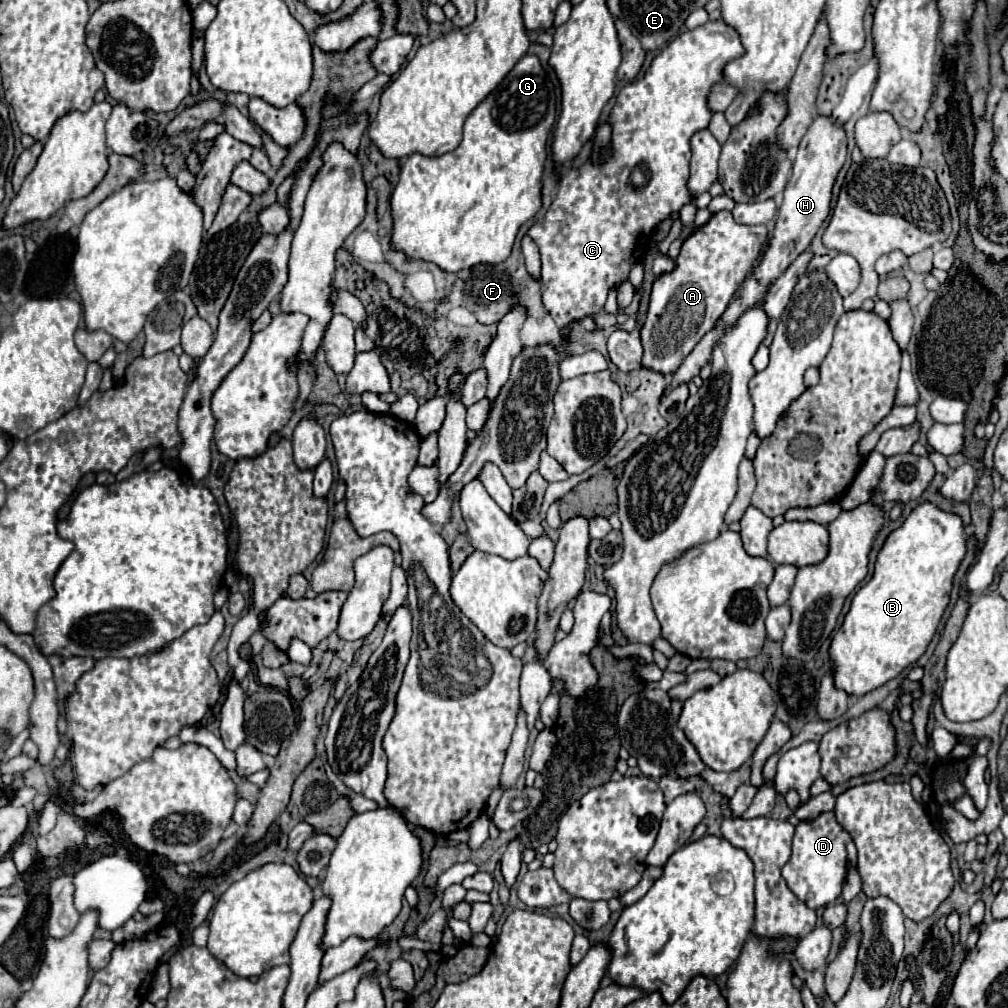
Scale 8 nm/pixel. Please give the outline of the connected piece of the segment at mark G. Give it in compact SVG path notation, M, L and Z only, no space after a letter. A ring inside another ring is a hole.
M524 55L516 67L504 77L504 81L468 115L466 123L464 123L464 139L462 143L458 145L456 151L450 151L446 155L440 155L440 157L424 157L424 155L410 155L406 159L402 159L402 169L400 169L400 179L398 179L398 185L392 193L392 199L390 199L390 207L392 207L392 239L390 239L390 247L394 251L402 251L406 255L406 259L422 259L422 261L428 261L428 263L436 263L444 273L456 273L456 271L462 271L462 269L468 269L468 267L474 267L478 263L490 263L490 265L496 265L500 261L504 261L510 251L512 251L512 245L514 245L514 239L518 235L518 229L520 225L524 225L526 221L530 221L538 211L540 211L540 177L544 173L544 161L546 161L546 141L548 141L548 135L552 131L552 125L554 125L554 119L556 119L556 97L554 97L554 85L548 77L548 73L542 69L540 61L536 55Z

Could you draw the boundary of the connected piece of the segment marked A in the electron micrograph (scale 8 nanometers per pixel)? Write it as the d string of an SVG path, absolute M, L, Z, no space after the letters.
M720 211L712 215L712 219L696 229L682 245L680 255L676 259L676 269L670 273L662 273L654 285L652 285L652 295L650 295L650 307L646 313L646 321L642 325L642 367L650 371L658 371L662 375L674 375L686 355L696 347L696 343L714 327L714 323L720 319L720 315L726 311L730 299L734 297L738 285L744 281L746 273L758 259L758 245L766 241L768 227L766 225L738 225L732 219L730 211Z

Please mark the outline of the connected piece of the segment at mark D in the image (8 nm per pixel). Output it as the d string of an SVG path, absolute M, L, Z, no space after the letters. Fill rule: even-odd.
M822 813L818 819L802 821L796 827L792 855L782 867L782 877L788 883L788 889L810 909L832 905L840 893L846 879L846 843L850 835L834 821L834 813Z

